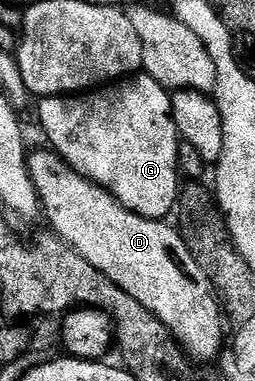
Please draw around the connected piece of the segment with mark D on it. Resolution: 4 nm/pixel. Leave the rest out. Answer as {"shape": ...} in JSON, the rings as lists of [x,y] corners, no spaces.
{"shape":[[[52,149],[37,150],[28,155],[29,176],[37,189],[37,197],[41,199],[43,218],[49,221],[48,229],[62,238],[72,250],[79,252],[83,260],[87,260],[103,276],[110,278],[127,296],[135,296],[147,312],[151,312],[173,333],[173,339],[181,345],[188,357],[198,364],[216,363],[221,356],[221,348],[227,333],[223,321],[221,305],[217,303],[205,276],[204,270],[193,257],[188,241],[170,223],[155,218],[140,218],[133,210],[128,210],[114,194],[109,194],[101,186],[96,186],[89,178],[76,174],[69,165]]]}

